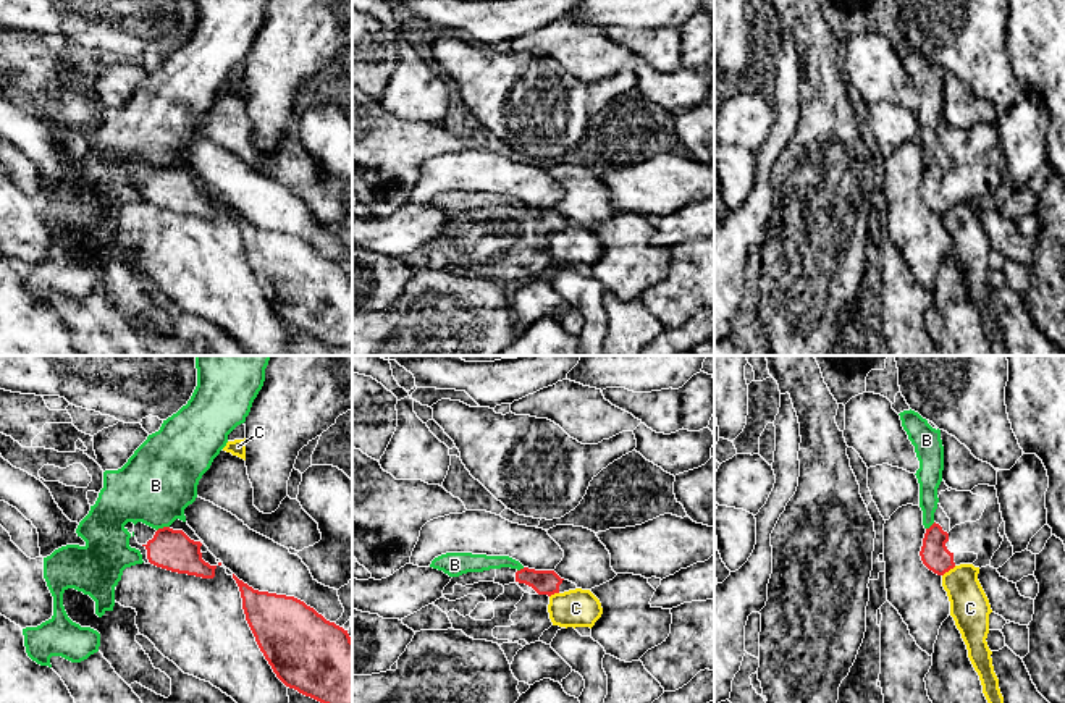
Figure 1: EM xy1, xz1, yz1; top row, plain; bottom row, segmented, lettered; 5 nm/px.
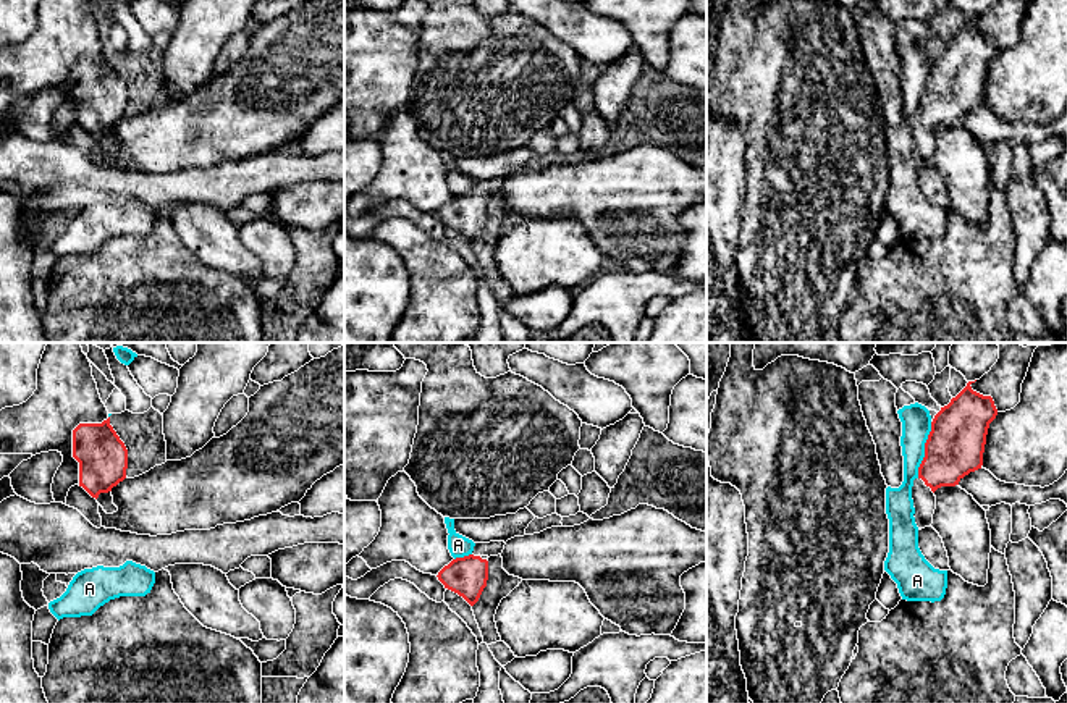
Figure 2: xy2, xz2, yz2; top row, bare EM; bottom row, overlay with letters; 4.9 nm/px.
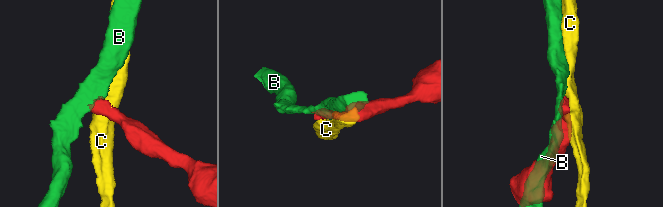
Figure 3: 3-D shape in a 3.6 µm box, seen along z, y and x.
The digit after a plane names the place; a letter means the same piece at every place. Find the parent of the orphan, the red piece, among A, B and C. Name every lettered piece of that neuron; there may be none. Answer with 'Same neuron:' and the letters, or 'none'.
Same neuron: none

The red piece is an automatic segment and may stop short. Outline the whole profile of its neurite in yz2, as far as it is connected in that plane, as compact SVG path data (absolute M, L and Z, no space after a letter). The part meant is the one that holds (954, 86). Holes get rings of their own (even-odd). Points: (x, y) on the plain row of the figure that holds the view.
M968 19L947 44L941 45L931 60L925 95L912 124L918 166L933 162L938 126L955 124L983 103L988 66L997 47L993 36L973 29L972 21L975 19Z

